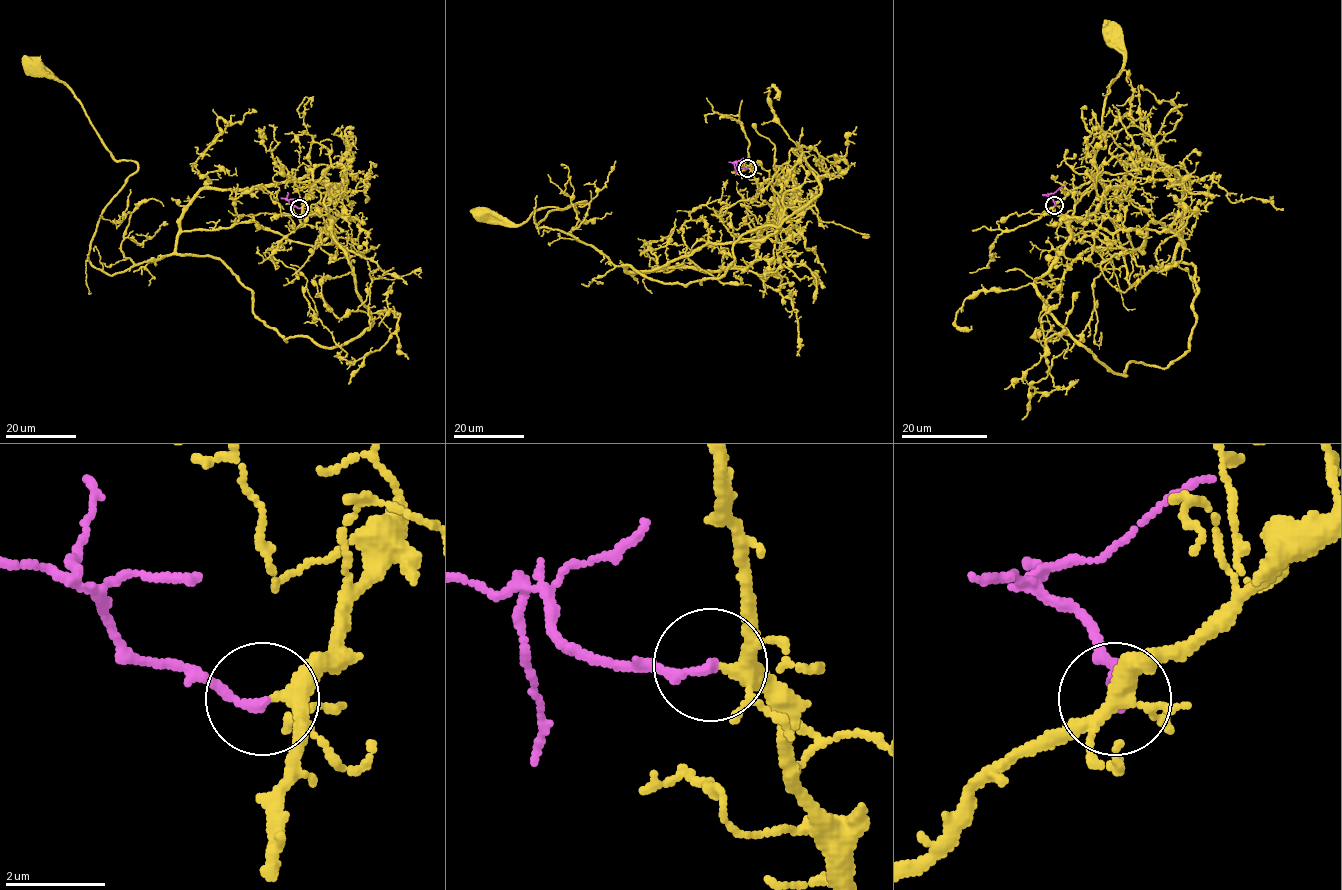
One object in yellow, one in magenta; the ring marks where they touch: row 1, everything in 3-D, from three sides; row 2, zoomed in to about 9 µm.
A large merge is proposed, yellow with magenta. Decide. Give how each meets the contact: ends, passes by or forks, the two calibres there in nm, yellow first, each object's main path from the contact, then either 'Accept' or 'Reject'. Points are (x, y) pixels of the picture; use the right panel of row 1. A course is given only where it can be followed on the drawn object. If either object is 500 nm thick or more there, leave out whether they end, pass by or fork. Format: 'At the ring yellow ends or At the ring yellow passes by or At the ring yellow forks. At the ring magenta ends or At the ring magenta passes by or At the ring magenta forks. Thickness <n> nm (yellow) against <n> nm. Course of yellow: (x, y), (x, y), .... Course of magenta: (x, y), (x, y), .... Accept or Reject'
At the ring yellow forks. At the ring magenta ends. Thickness 240 nm (yellow) against 200 nm. Course of yellow: (1055, 205), (1115, 156), (1164, 162), (1174, 260), (1130, 287), (1108, 215), (1113, 32). Course of magenta: (1055, 205), (1048, 195), (1063, 186). Accept

